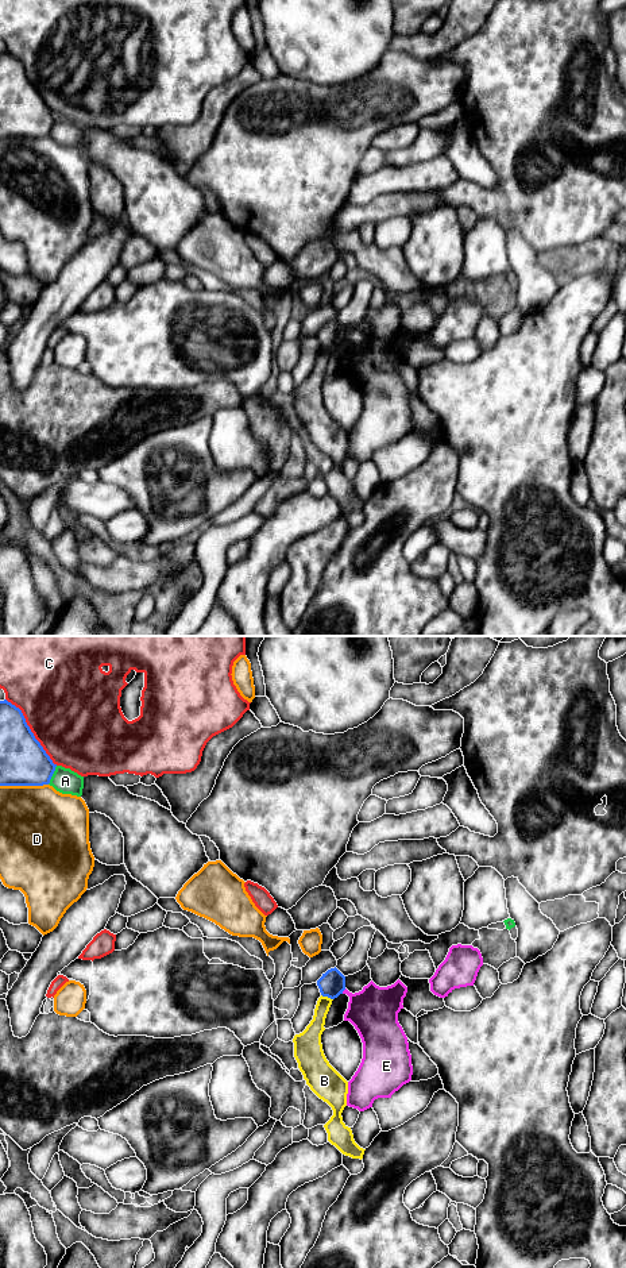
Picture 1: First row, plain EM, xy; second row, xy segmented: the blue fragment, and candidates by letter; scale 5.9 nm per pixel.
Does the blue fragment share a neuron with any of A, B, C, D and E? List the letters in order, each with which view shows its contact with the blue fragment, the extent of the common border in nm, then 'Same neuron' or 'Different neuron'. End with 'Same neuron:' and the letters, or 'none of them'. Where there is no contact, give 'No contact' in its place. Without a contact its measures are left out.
A: Touches blue in xy. Shared border 130 nm. Different neuron
B: Touches blue in xy. Shared border 80 nm. Different neuron
C: Touches blue in xy. Shared border 500 nm. Different neuron
D: Touches blue in xy. Shared border 280 nm. Different neuron
E: Touches blue in xy. Shared border 40 nm. Different neuron
Same neuron: none of them

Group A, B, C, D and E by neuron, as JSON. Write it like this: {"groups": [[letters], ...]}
{"groups": [["A"], ["B"], ["C"], ["D"], ["E"]]}

